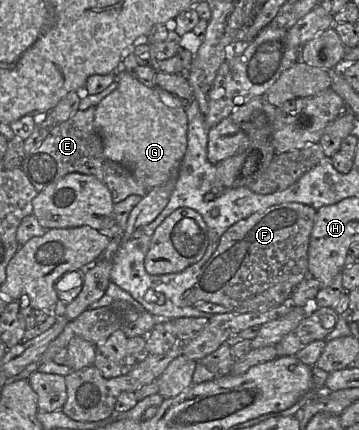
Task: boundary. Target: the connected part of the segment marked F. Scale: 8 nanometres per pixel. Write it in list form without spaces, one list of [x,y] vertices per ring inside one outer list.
[[[288,202],[256,212],[232,225],[200,269],[193,287],[183,293],[188,306],[198,301],[224,306],[231,313],[266,312],[290,303],[294,288],[308,271],[308,247],[317,210]]]

